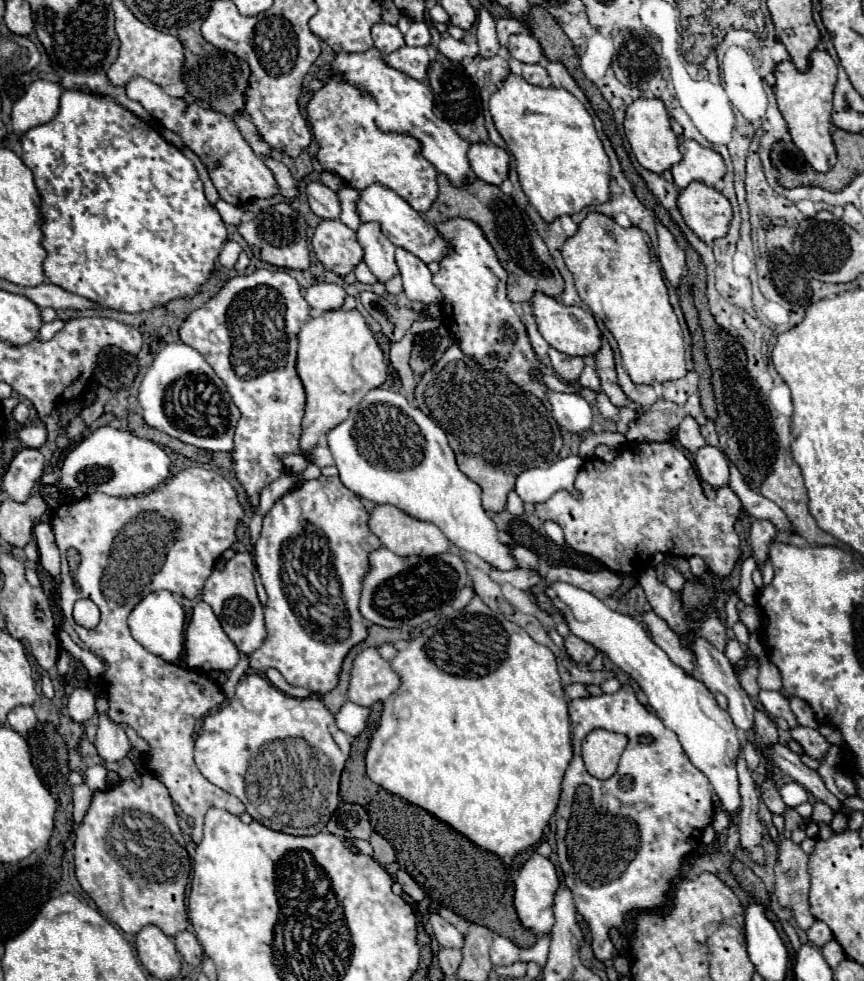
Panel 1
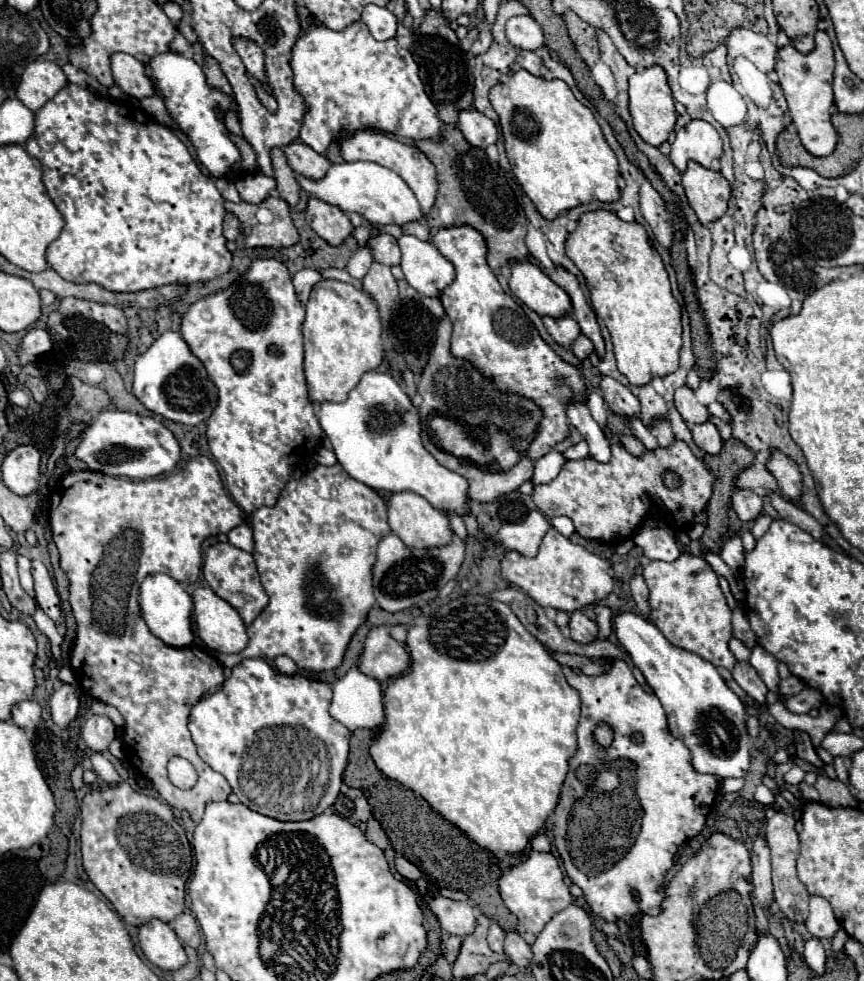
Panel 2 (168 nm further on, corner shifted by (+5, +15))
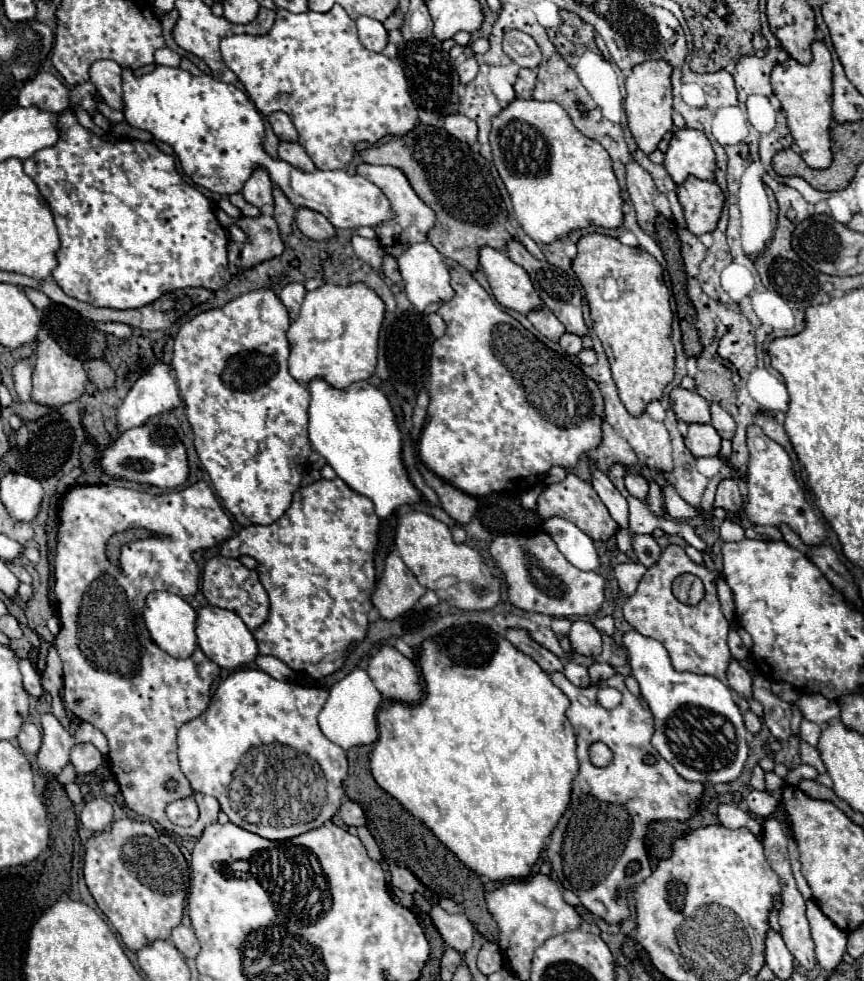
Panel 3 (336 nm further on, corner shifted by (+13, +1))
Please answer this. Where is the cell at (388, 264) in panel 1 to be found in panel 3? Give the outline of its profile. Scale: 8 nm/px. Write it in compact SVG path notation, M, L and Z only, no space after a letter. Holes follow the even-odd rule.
M385 257L385 261L383 261L383 273L385 273L385 277L389 277L393 283L401 283L401 281L403 281L403 277L401 277L401 273L399 273L399 265L397 265L397 261L391 259L391 257Z

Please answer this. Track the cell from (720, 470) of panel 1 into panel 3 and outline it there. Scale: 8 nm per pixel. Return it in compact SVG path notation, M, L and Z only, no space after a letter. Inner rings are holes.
M691 423L685 445L695 457L713 457L721 449L721 437L709 423Z

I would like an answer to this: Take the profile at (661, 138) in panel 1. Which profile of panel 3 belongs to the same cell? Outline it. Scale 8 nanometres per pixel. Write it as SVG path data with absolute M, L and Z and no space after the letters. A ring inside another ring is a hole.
M665 59L643 61L633 67L631 75L625 81L627 97L625 97L625 113L629 119L629 129L643 153L653 153L663 139L663 135L673 129L673 93L671 93L671 63Z

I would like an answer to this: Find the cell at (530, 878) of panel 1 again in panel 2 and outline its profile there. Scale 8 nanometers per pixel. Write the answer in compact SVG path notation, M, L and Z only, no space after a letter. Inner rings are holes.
M531 851L527 859L519 865L515 865L509 873L505 873L499 879L499 893L503 897L505 907L517 915L519 927L517 933L531 945L535 937L541 933L543 925L561 909L573 903L573 897L563 883L563 873L557 865L557 859L551 853L541 853L541 851Z

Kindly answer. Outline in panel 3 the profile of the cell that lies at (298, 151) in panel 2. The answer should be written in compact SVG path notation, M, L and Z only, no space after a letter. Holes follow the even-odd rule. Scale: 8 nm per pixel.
M281 141L279 143L279 157L287 163L291 163L293 167L299 167L303 171L315 171L315 165L311 161L311 157L307 155L307 151L299 145L299 143L291 143L291 141Z

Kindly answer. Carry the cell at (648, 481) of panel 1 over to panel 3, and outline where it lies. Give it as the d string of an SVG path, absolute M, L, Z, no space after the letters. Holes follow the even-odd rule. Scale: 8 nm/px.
M569 473L565 477L565 481L561 483L553 483L549 485L541 497L539 497L539 505L537 505L537 515L547 521L549 517L563 517L563 519L569 519L571 523L575 523L583 533L587 533L591 539L599 539L599 541L605 541L609 537L615 535L617 531L617 523L609 517L609 511L605 507L605 503L599 499L599 495L595 495L595 489L581 481L577 475Z

